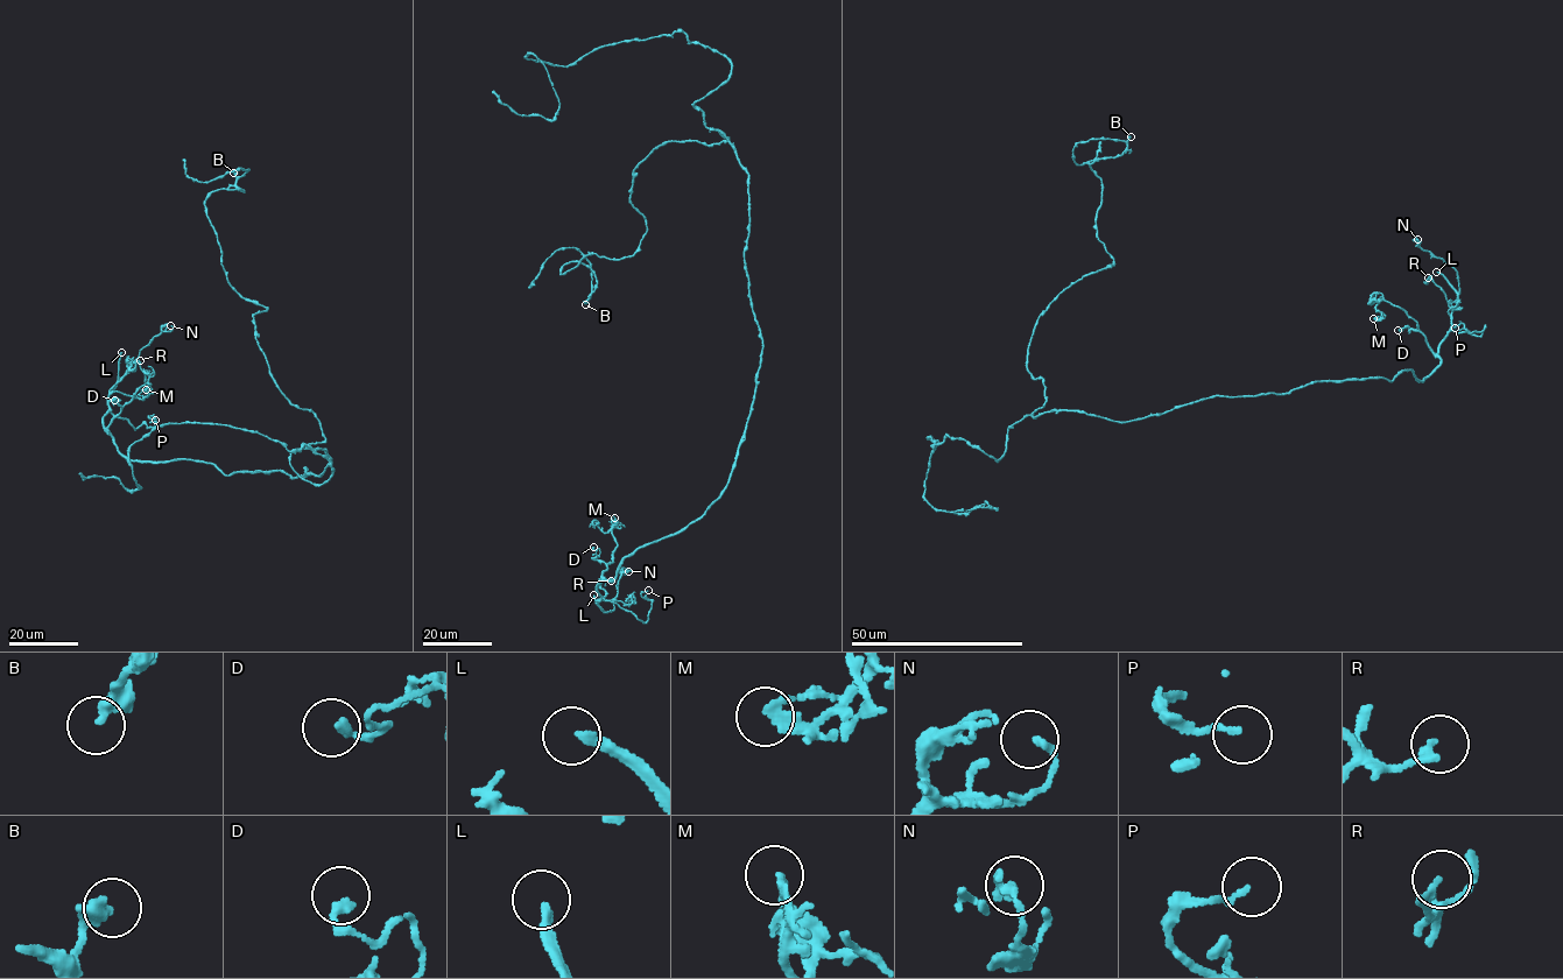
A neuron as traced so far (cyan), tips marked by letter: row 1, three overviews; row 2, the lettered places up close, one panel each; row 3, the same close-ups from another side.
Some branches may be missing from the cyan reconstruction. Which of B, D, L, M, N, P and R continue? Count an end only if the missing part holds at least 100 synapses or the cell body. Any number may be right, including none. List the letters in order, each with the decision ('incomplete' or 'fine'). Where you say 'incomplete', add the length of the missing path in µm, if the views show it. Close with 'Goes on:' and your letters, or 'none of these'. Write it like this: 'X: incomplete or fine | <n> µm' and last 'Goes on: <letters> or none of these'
B: fine
D: fine
L: incomplete | 40 µm
M: fine
N: fine
P: fine
R: fine
Goes on: L

